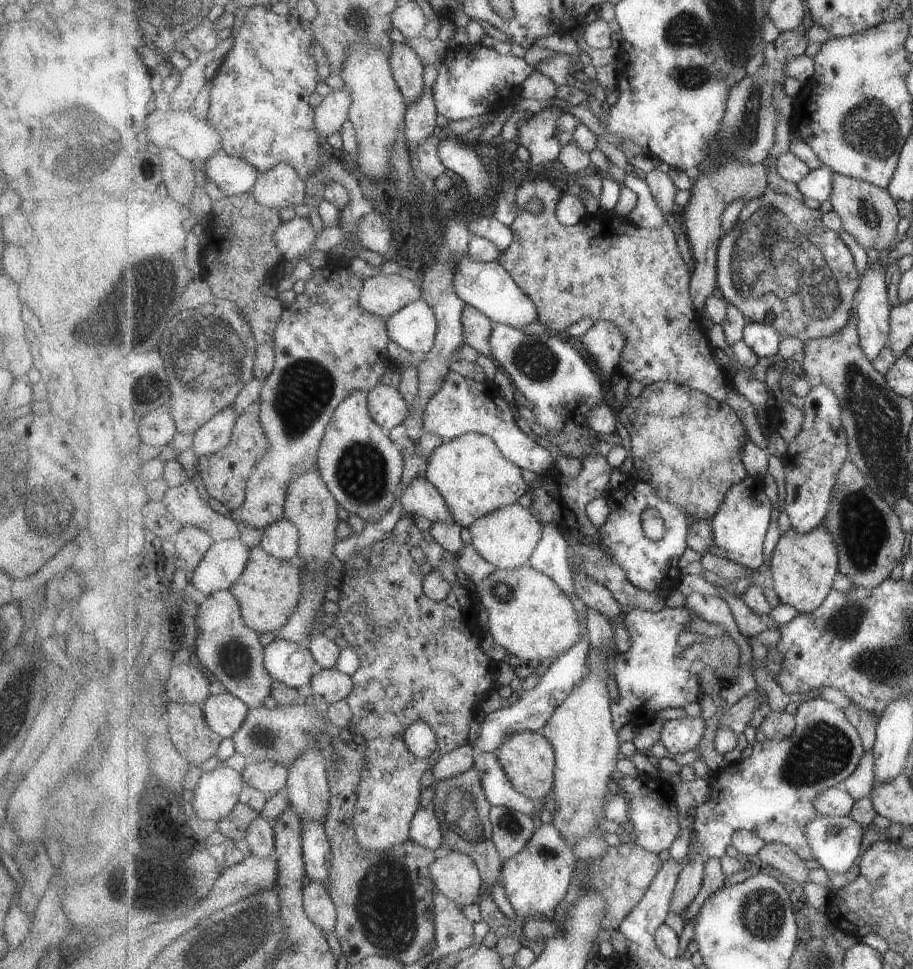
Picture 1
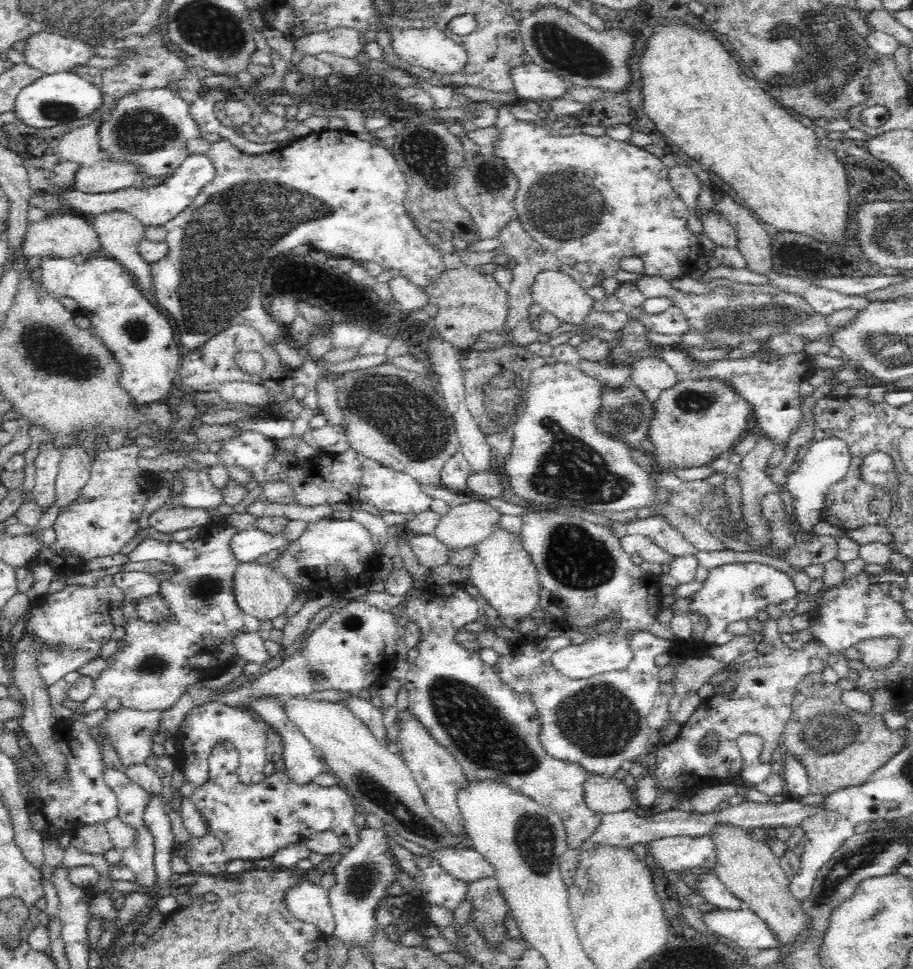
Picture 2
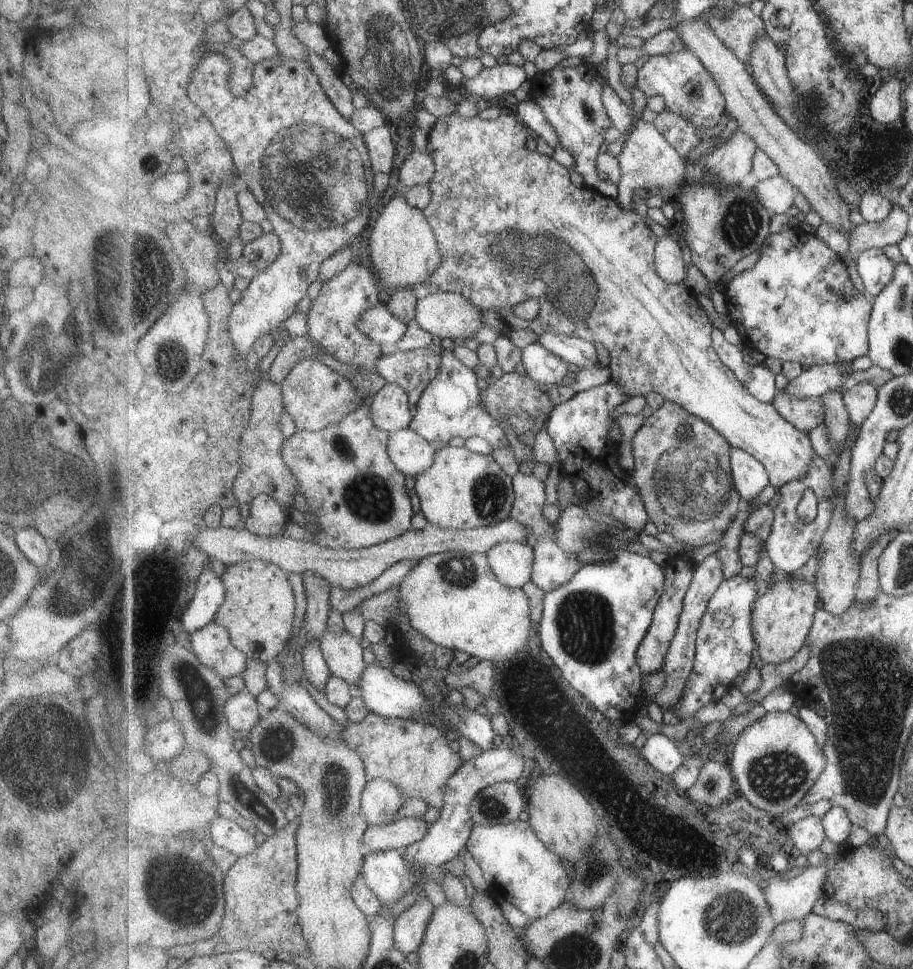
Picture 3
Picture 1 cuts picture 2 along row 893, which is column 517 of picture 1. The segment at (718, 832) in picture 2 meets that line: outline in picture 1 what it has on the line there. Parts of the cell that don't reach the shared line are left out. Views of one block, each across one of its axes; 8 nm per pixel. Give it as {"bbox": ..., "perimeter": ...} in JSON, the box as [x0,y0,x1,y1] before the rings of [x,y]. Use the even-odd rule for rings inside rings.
{"bbox":[497,732,556,804],"perimeter":[[[513,732],[499,746],[497,756],[515,790],[541,804],[553,792],[556,774],[556,750],[549,739],[539,732]]]}

